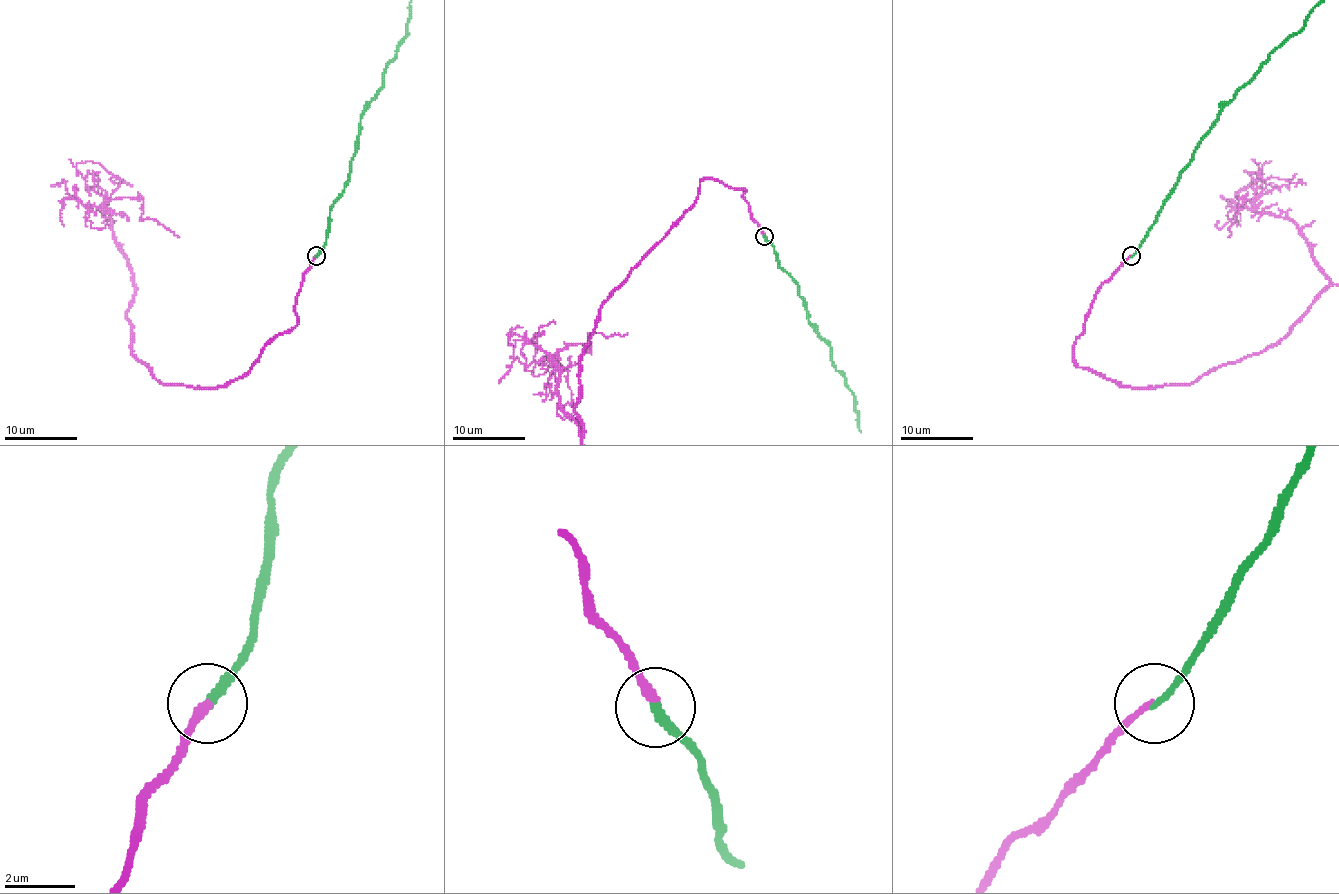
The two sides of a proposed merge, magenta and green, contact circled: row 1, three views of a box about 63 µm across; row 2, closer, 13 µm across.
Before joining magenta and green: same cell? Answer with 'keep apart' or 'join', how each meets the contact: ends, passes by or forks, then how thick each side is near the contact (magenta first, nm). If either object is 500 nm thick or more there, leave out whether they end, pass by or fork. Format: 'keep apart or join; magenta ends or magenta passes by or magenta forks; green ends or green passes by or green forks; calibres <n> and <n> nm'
keep apart; magenta ends; green ends; calibres 200 and 200 nm

